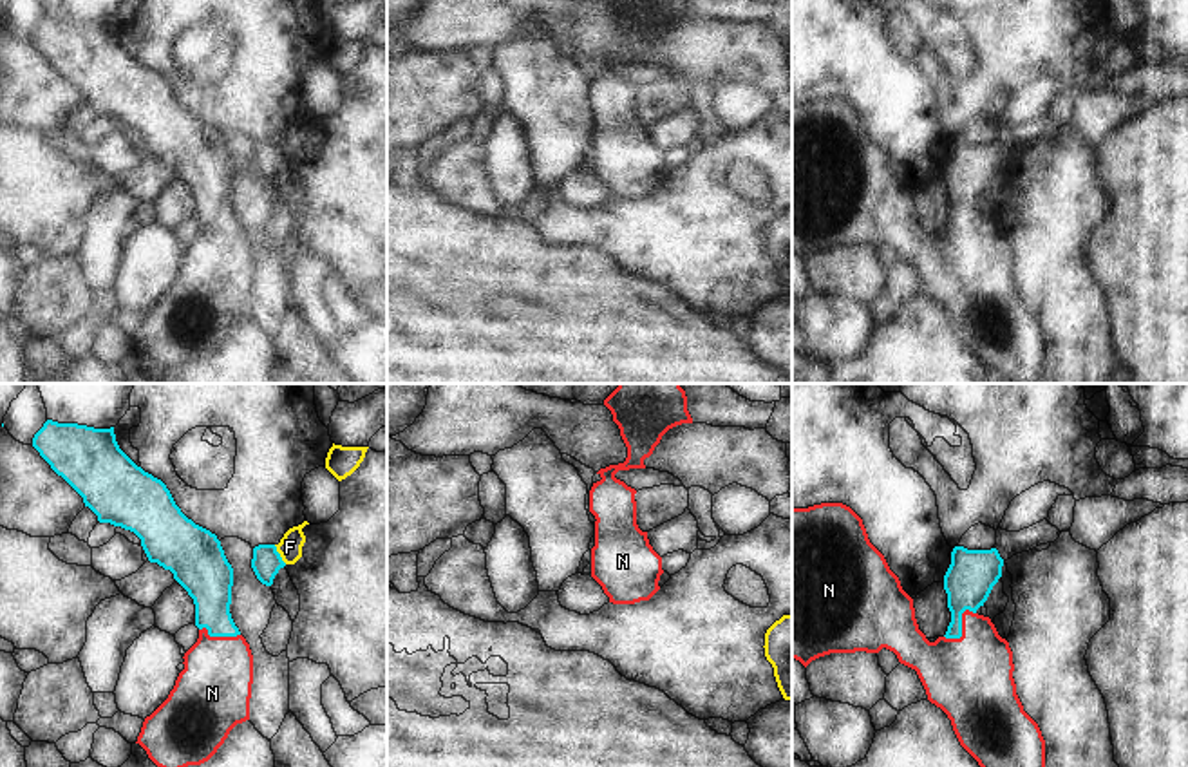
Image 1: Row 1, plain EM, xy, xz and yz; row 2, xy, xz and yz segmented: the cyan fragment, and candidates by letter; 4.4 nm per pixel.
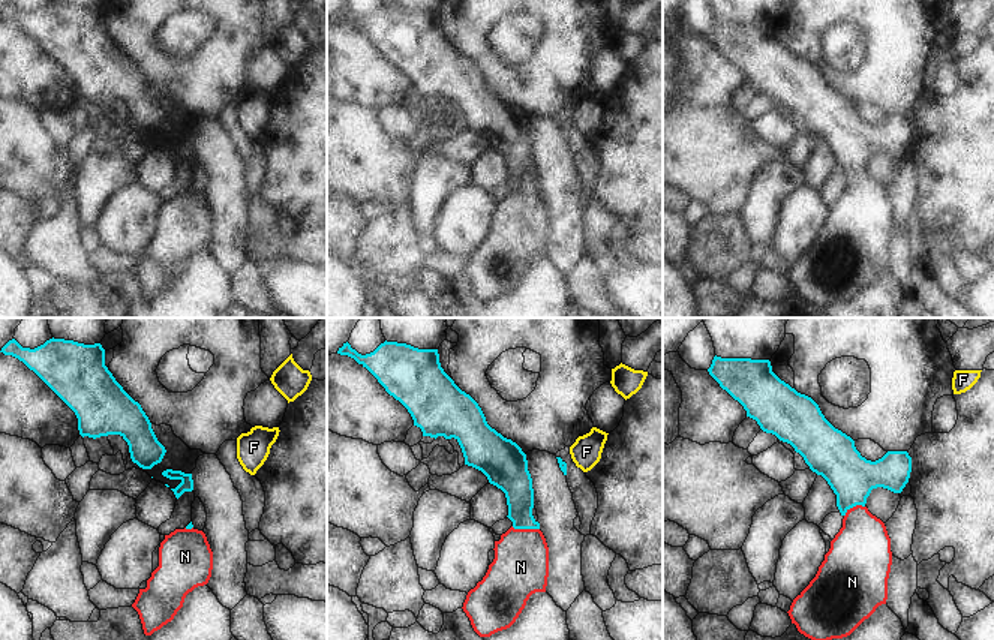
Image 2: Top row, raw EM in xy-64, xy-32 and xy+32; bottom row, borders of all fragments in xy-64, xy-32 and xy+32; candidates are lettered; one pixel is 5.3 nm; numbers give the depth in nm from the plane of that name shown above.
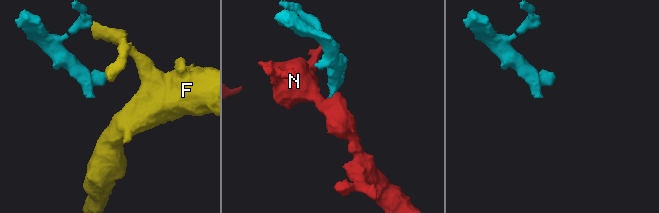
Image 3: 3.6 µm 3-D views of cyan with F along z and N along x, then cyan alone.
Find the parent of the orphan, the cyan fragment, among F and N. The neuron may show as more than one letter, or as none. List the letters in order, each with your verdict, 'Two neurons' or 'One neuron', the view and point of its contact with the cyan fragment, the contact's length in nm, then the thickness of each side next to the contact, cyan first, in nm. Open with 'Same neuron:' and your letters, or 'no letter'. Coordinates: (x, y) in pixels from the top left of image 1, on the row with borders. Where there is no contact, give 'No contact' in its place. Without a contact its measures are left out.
Same neuron: N
F: Two neurons. Touches cyan at xy (279, 554). Shared border 110 nm. Thickness 130 nm (cyan) against 110 nm
N: One neuron. Touches cyan at yz (961, 626). Shared border 180 nm. Thickness 220 nm (cyan) against 380 nm.

